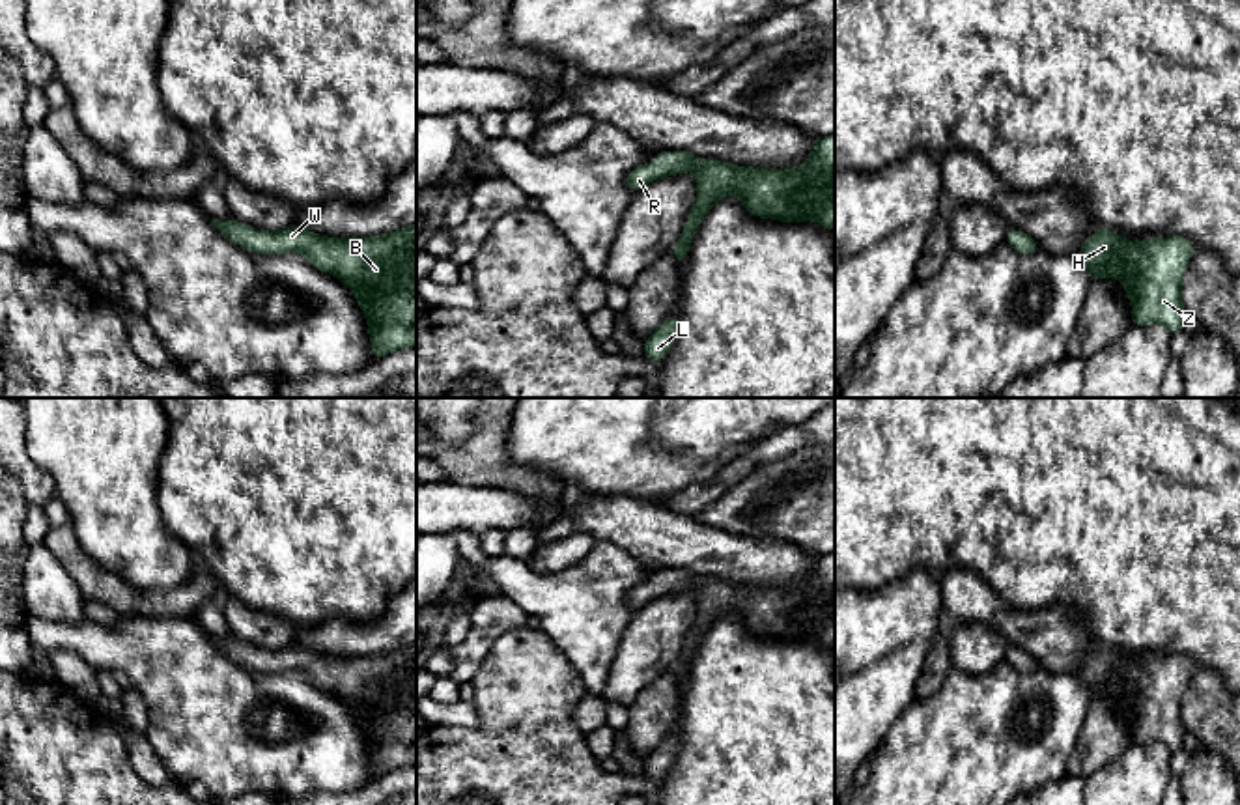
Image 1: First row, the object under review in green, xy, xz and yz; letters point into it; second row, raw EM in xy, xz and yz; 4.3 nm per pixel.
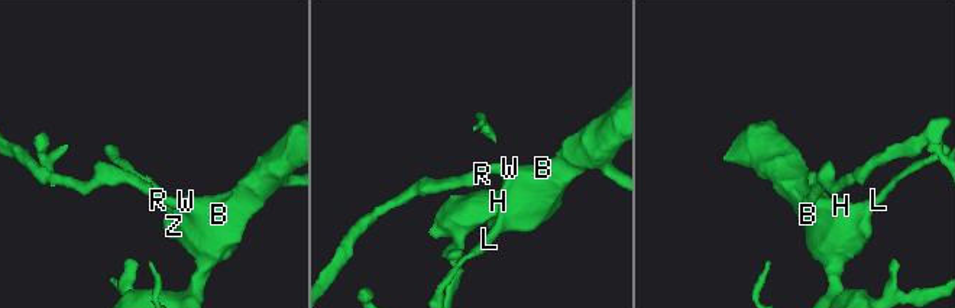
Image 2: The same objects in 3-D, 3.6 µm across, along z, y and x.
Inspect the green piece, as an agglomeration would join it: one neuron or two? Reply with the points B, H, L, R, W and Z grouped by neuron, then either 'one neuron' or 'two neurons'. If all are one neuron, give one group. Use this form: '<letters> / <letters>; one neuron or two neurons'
B H L R W Z; one neuron

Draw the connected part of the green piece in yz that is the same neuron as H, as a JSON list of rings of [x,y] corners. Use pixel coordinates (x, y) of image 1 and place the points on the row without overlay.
[[[1109,646],[1085,657],[1079,680],[1091,697],[1122,699],[1132,721],[1130,743],[1160,741],[1171,753],[1184,749],[1180,702],[1193,672],[1184,654],[1132,661]]]

